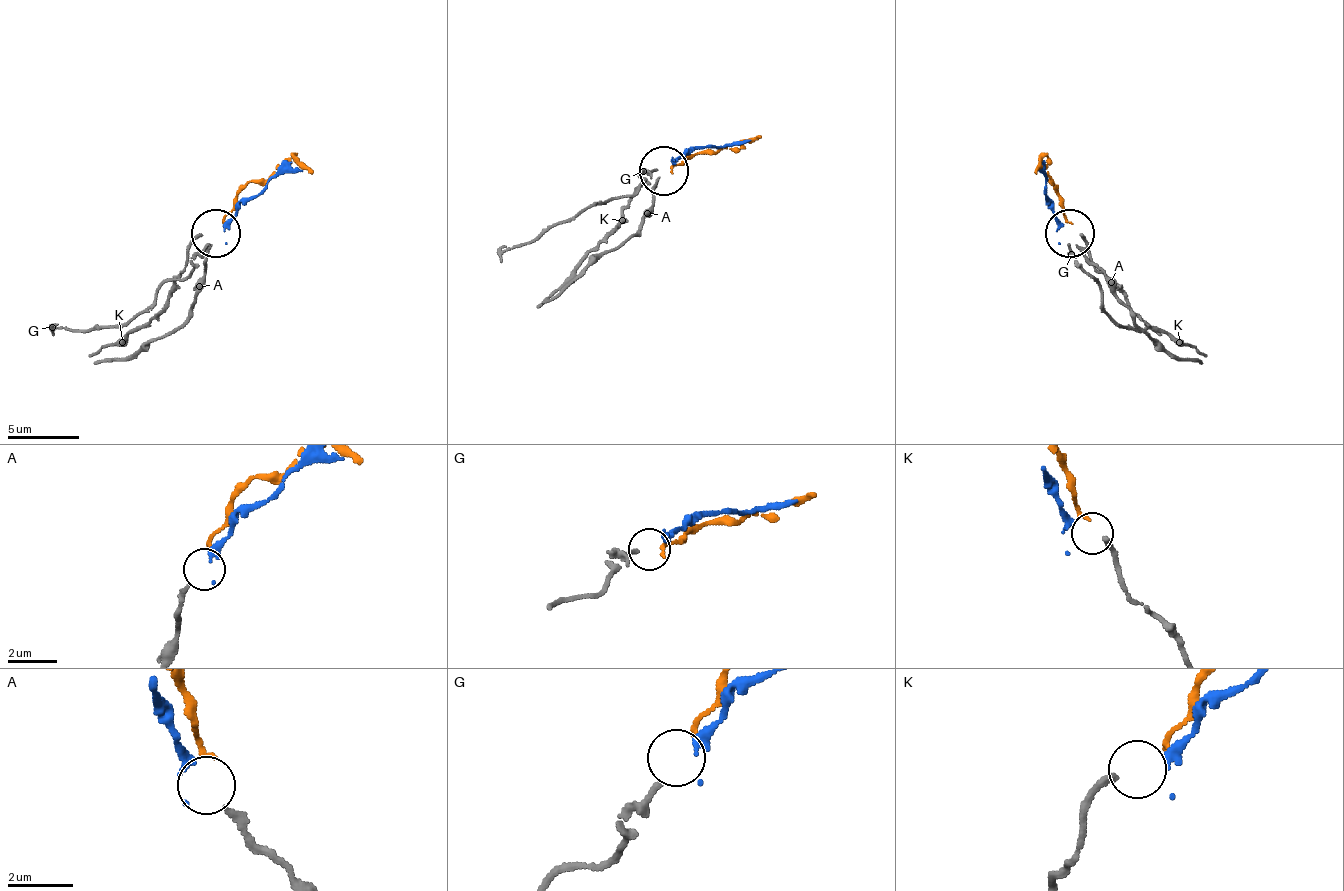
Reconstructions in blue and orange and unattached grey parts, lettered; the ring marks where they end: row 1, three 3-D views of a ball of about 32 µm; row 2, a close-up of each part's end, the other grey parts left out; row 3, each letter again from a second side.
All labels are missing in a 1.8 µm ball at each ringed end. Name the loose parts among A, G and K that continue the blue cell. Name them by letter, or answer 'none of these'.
A

